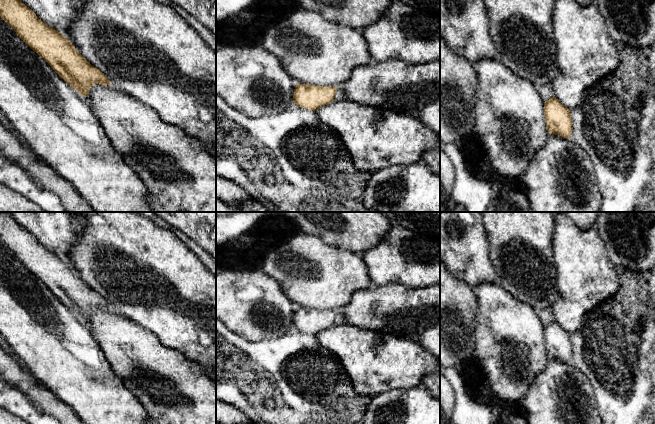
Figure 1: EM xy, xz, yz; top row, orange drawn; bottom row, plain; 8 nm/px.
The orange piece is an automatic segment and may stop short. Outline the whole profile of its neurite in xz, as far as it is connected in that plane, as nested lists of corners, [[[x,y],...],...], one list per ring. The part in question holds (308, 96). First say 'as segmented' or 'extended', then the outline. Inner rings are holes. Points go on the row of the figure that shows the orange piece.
as segmented; [[[296,83],[293,103],[301,108],[317,111],[320,107],[334,101],[337,88],[334,86],[315,86],[313,84]]]

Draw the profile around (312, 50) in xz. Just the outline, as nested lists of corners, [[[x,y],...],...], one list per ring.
[[[301,7],[289,13],[286,19],[270,25],[258,45],[273,53],[284,70],[299,84],[339,87],[351,77],[355,67],[373,63],[361,30],[330,22],[320,14]]]

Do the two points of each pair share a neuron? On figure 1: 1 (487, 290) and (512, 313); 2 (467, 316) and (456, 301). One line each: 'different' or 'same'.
1: same
2: same

